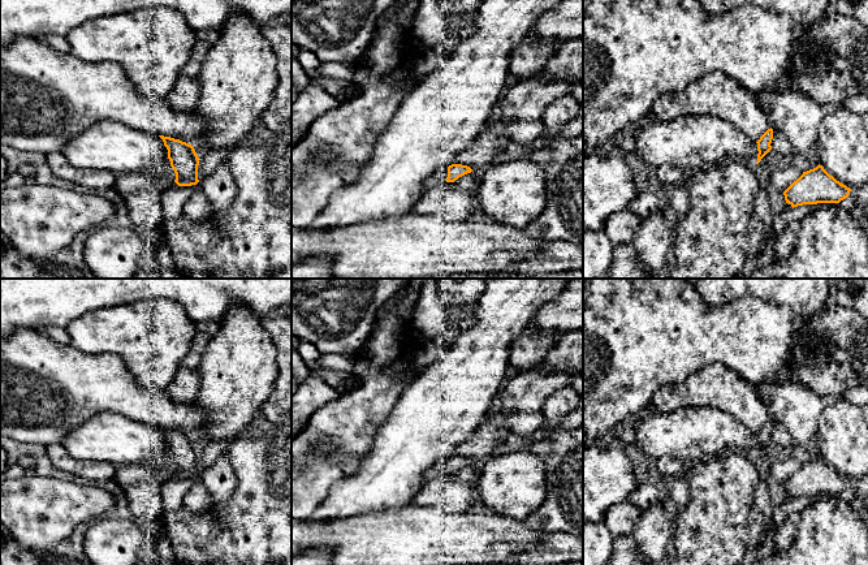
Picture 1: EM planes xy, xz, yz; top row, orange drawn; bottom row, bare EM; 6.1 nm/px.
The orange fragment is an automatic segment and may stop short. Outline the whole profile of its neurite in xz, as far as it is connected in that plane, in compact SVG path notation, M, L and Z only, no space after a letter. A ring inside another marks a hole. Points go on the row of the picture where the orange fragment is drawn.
M452 164L448 168L440 169L439 172L436 172L431 177L428 177L423 184L423 191L427 193L432 187L435 187L439 184L442 184L445 181L454 182L459 177L462 177L467 173L471 173L471 172L472 172L472 169L467 165Z

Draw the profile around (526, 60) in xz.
M537 42L534 44L521 43L511 51L508 70L509 74L521 78L535 77L556 52L556 44Z

